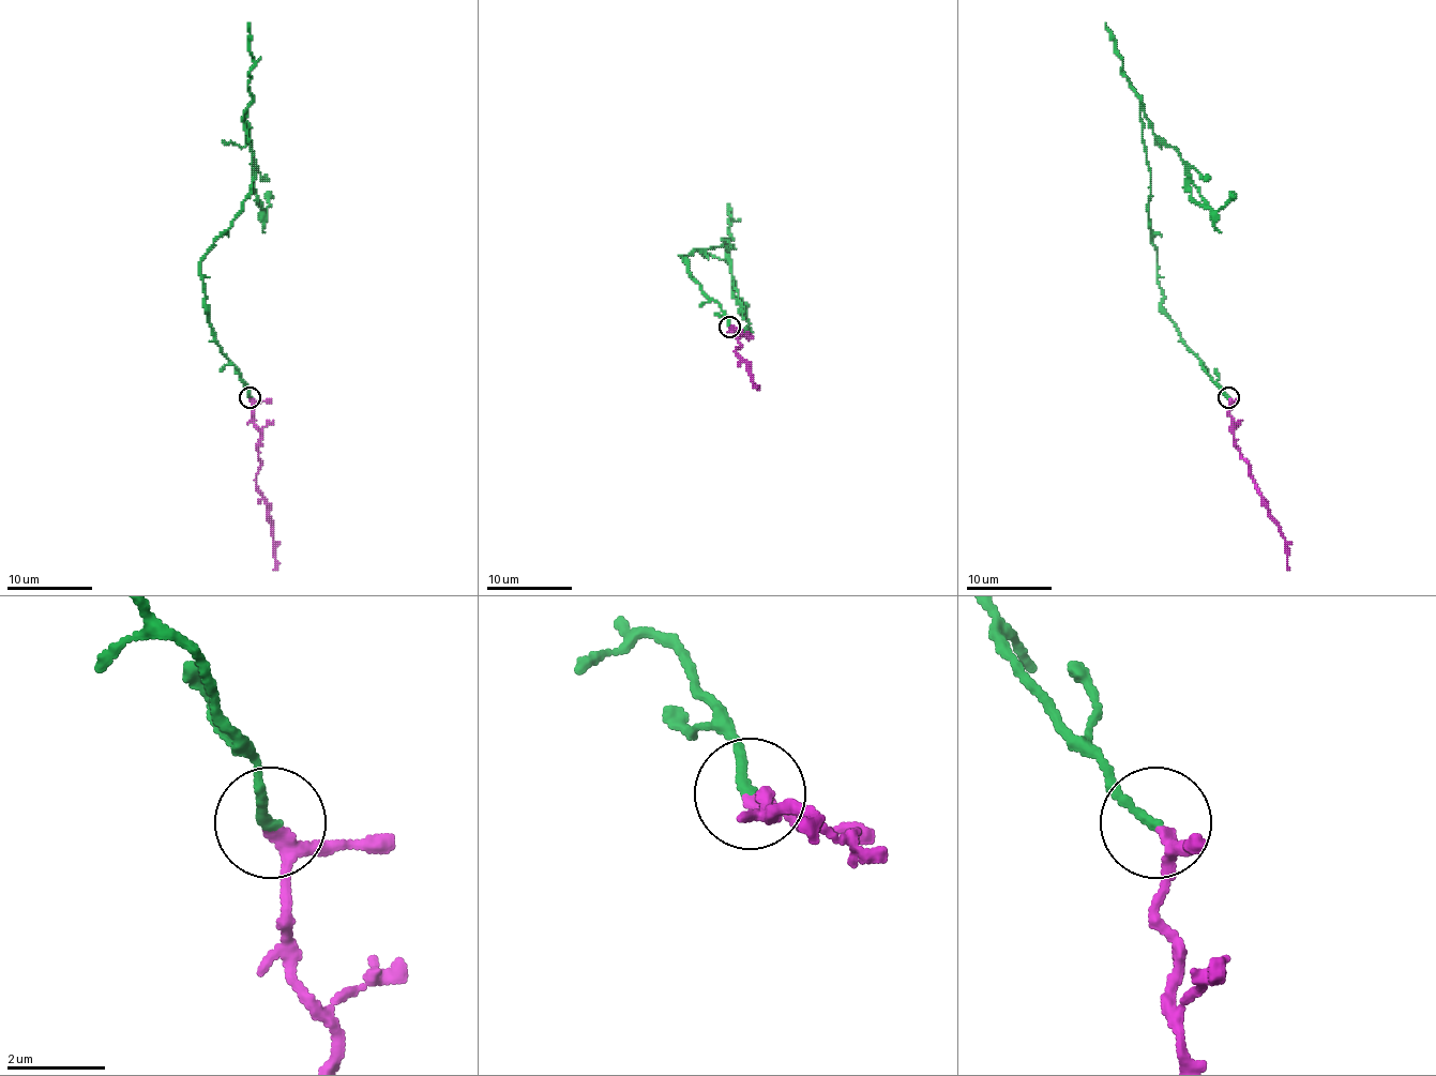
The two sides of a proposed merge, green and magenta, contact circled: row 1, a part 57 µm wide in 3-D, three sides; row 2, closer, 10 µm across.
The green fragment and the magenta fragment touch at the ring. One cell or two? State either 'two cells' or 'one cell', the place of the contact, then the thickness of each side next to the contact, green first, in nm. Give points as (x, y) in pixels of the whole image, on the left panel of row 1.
two cells; at (250, 397); 240 nm thick on the green side, 240 nm on the other

